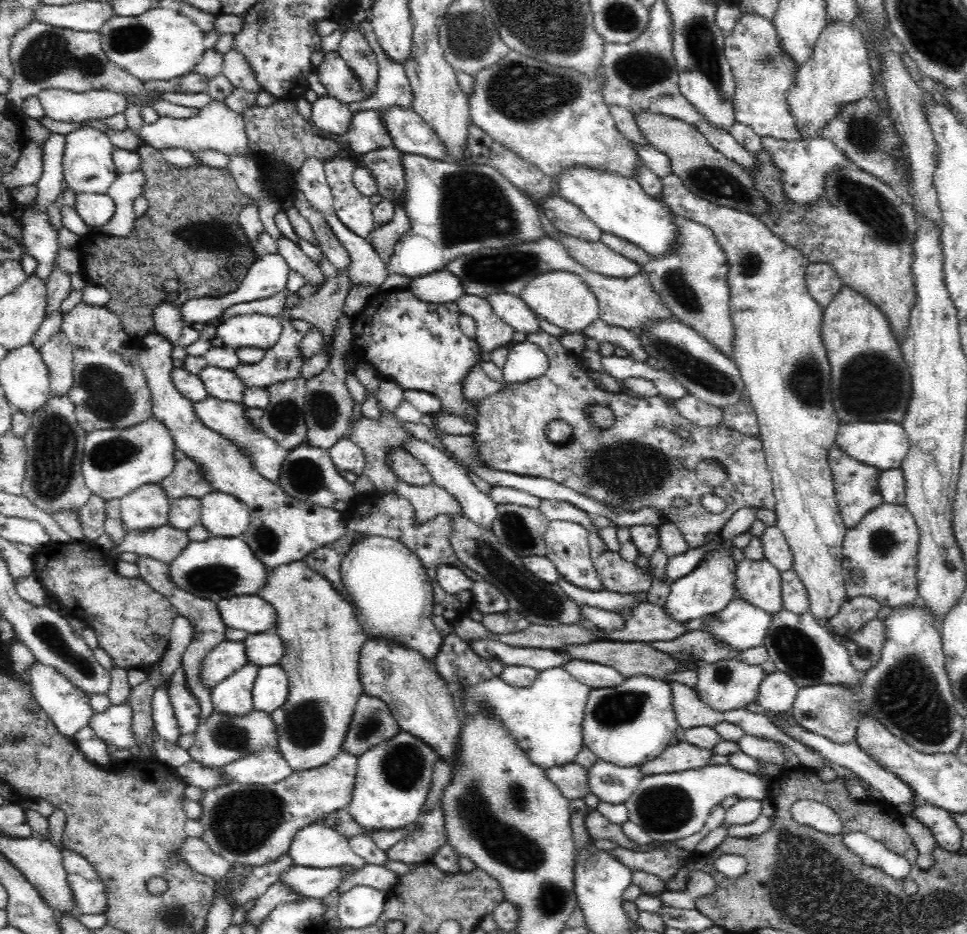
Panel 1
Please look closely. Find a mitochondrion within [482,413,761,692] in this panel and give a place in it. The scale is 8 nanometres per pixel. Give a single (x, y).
(632, 471)

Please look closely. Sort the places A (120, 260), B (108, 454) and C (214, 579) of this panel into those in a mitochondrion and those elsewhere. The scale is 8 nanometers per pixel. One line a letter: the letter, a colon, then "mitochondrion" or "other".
A: other
B: mitochondrion
C: mitochondrion

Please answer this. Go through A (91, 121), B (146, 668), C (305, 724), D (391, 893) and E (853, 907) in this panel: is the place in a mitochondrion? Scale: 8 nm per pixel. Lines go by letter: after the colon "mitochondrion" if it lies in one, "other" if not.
A: other
B: other
C: mitochondrion
D: other
E: mitochondrion

